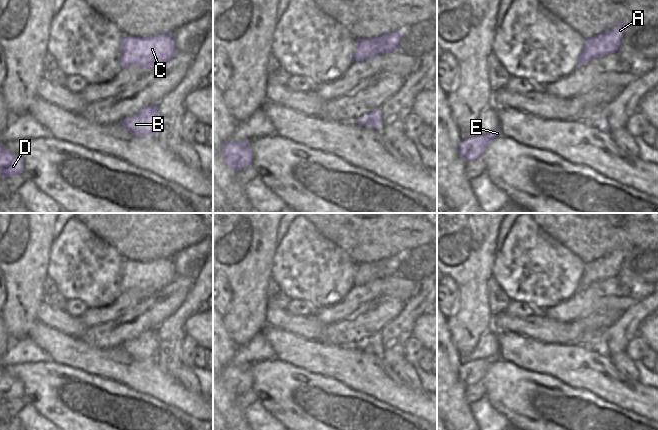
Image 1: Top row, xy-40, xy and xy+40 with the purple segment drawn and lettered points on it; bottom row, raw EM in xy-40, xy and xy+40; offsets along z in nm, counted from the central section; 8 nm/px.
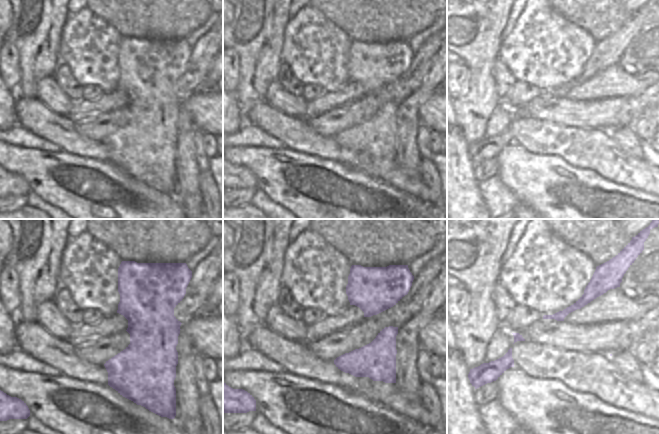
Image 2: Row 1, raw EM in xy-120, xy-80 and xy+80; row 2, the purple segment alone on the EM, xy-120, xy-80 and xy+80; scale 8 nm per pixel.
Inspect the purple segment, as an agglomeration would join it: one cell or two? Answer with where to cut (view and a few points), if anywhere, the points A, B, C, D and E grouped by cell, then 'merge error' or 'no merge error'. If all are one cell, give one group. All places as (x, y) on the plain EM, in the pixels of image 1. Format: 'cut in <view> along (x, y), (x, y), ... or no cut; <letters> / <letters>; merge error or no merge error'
cut in xy+40 along (610, 276), (595, 273), (591, 279); A D E / B C; merge error

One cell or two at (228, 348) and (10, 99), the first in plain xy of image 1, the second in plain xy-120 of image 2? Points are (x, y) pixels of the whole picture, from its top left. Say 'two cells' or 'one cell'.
one cell

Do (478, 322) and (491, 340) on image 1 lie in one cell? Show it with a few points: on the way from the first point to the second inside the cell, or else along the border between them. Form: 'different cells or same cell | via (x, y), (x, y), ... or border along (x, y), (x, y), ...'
different cells | border along (491, 326), (480, 336), (471, 351)

